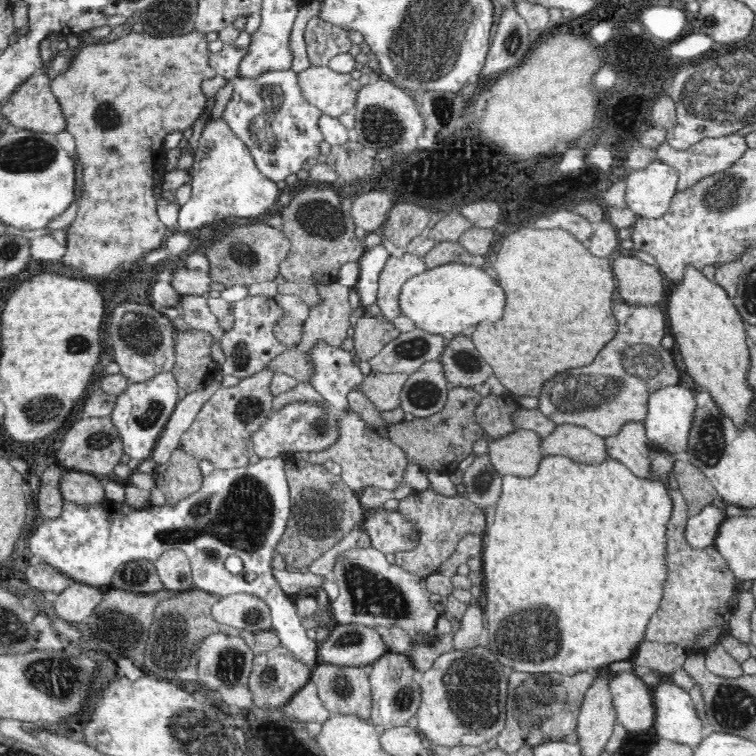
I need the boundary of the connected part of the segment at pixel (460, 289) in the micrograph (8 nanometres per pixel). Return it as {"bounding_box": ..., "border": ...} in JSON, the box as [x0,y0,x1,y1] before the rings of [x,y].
{"bounding_box":[397,263,505,335],"border":[[[459,263],[442,264],[432,270],[422,271],[422,274],[415,274],[401,284],[397,296],[397,306],[400,306],[402,314],[410,318],[416,329],[424,330],[431,334],[454,334],[461,335],[470,332],[480,321],[497,321],[501,317],[505,305],[505,294],[500,290],[495,280],[490,280],[490,274],[484,274],[482,268],[473,265]]]}

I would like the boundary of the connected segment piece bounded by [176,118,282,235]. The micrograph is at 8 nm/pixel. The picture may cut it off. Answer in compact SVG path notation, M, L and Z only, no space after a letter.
M208 118L202 134L198 140L193 160L193 172L191 181L191 198L184 203L179 210L179 220L176 229L184 234L196 232L196 230L206 230L206 226L214 226L222 220L230 220L232 224L236 218L267 218L275 211L275 201L282 192L275 185L275 182L264 177L261 172L253 164L253 158L246 145L231 130L229 126L222 120L210 120Z

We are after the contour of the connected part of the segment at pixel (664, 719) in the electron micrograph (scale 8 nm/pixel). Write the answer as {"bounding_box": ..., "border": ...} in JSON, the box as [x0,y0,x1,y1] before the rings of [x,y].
{"bounding_box":[652,676,707,747],"border":[[[660,676],[660,684],[652,686],[655,717],[654,729],[657,735],[672,740],[678,747],[699,745],[703,738],[703,730],[707,724],[702,724],[695,712],[689,692],[685,692],[675,684],[672,678]]]}

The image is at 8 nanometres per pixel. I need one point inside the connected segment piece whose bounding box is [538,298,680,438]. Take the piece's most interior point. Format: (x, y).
(641, 329)

